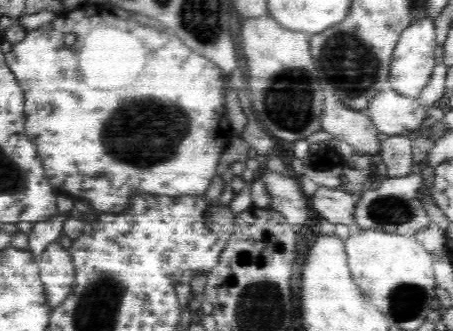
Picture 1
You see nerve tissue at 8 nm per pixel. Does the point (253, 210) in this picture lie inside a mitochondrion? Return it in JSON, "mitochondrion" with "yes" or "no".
{"mitochondrion":"no"}

